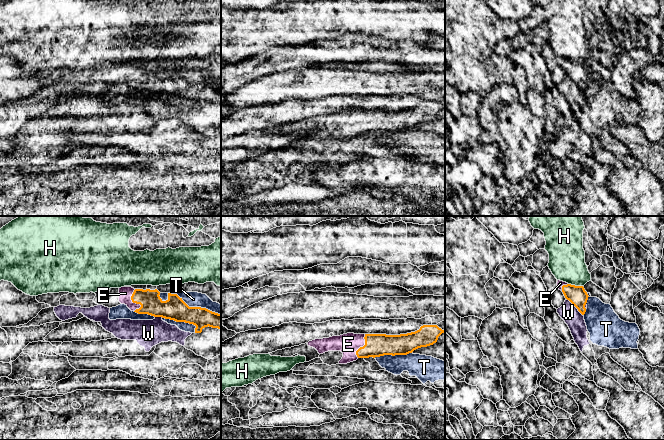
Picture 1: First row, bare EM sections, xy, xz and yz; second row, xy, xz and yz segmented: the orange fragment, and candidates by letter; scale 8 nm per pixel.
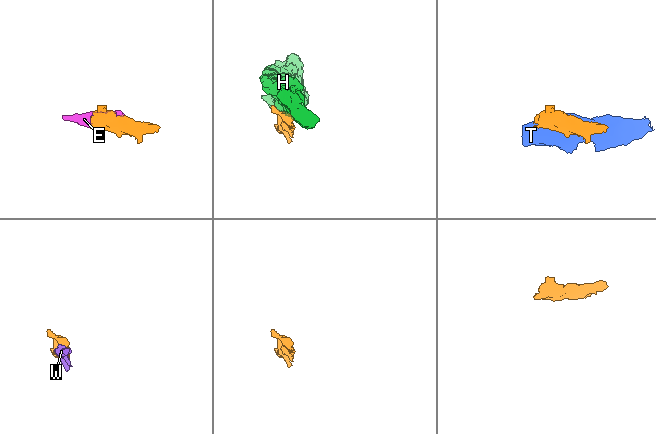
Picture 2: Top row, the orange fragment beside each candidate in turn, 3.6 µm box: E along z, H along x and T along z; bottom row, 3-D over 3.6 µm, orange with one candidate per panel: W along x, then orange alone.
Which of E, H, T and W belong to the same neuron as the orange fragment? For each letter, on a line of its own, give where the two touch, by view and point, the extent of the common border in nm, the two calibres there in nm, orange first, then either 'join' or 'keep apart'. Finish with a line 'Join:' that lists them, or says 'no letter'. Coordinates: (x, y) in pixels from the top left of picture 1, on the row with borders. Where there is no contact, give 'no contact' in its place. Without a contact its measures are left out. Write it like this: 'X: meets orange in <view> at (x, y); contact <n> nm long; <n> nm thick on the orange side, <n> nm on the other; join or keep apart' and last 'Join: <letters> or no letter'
E: meets orange in xy at (134, 302); contact 180 nm long; 170 nm thick on the orange side, 110 nm on the other; join
H: meets orange in yz at (574, 285); contact 120 nm long; 150 nm thick on the orange side, 280 nm on the other; keep apart
T: meets orange in xy at (195, 307); contact 440 nm long; 180 nm thick on the orange side, 130 nm on the other; keep apart
W: meets orange in yz at (575, 306); contact 190 nm long; 150 nm thick on the orange side, 150 nm on the other; keep apart
Join: E

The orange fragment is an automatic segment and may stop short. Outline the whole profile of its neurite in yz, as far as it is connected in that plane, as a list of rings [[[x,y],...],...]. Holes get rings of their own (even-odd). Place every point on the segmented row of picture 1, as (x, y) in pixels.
[[[558,280],[557,287],[561,290],[567,300],[569,300],[578,311],[584,315],[587,309],[588,294],[583,286],[575,286]]]

